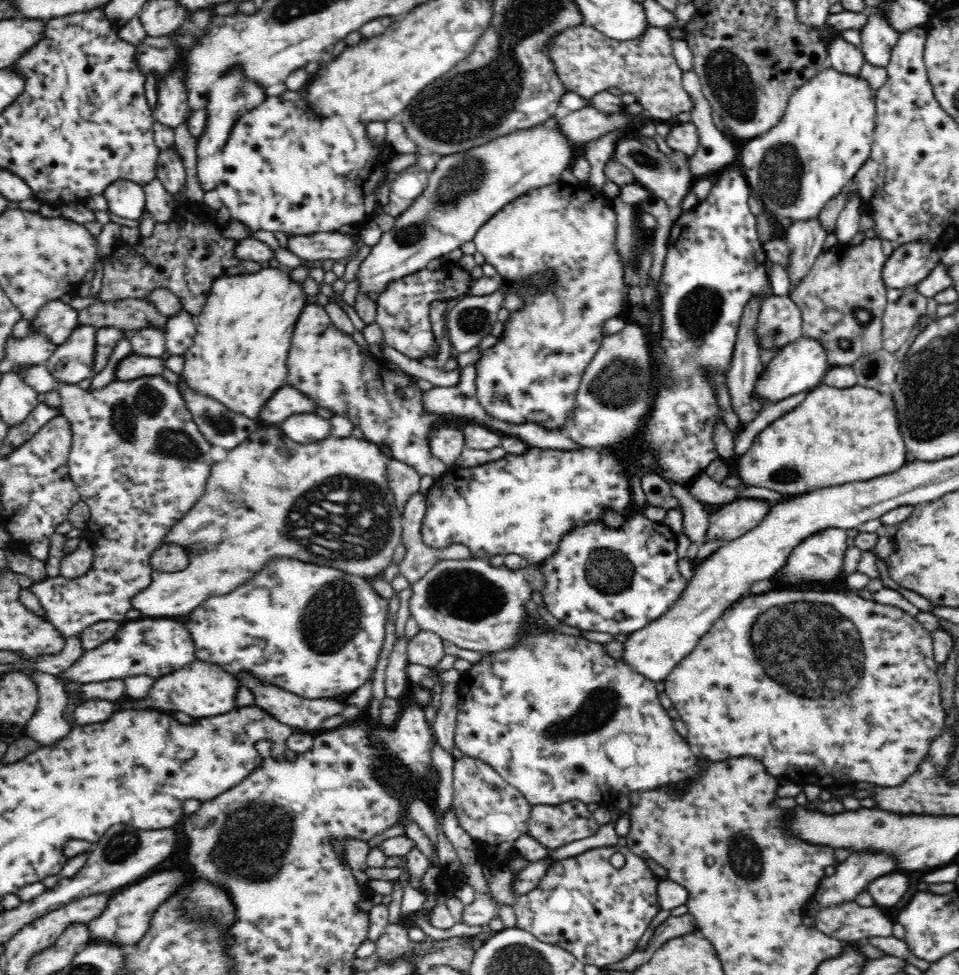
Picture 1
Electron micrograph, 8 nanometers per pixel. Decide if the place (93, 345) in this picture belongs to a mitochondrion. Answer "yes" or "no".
no

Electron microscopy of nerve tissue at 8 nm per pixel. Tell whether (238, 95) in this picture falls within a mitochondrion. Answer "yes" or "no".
yes

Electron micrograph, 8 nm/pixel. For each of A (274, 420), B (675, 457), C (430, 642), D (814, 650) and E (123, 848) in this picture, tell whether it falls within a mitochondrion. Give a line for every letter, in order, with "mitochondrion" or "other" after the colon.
A: other
B: other
C: other
D: mitochondrion
E: mitochondrion

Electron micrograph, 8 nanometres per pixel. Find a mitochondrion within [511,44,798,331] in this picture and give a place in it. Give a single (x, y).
(727, 79)

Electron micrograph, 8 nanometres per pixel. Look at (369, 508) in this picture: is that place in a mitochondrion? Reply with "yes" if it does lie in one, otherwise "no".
yes

